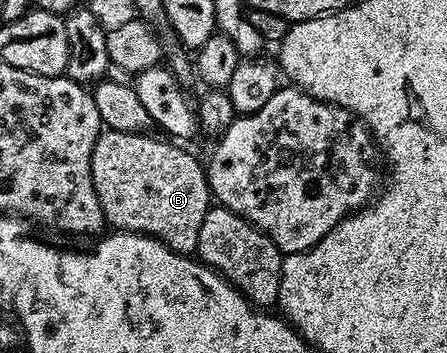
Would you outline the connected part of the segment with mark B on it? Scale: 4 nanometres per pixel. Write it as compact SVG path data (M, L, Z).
M109 129L103 130L102 134L98 136L98 140L96 141L96 145L94 146L94 152L92 153L92 161L90 164L92 165L92 181L94 182L94 188L96 189L96 197L100 201L102 205L102 212L106 214L106 222L107 224L113 225L115 223L115 228L118 229L125 229L127 231L132 231L135 233L141 233L144 235L152 235L155 239L158 239L161 243L165 243L167 247L170 248L171 251L176 251L179 253L194 253L194 250L198 247L198 238L201 237L202 234L204 234L204 217L207 213L210 212L210 208L212 206L212 196L210 193L210 186L208 185L208 181L206 180L206 168L203 166L203 164L200 162L198 163L198 159L194 155L189 155L188 152L185 151L185 146L179 145L177 142L171 141L169 138L166 137L160 137L162 139L157 139L156 136L150 135L151 133L143 133L140 131L112 131Z

